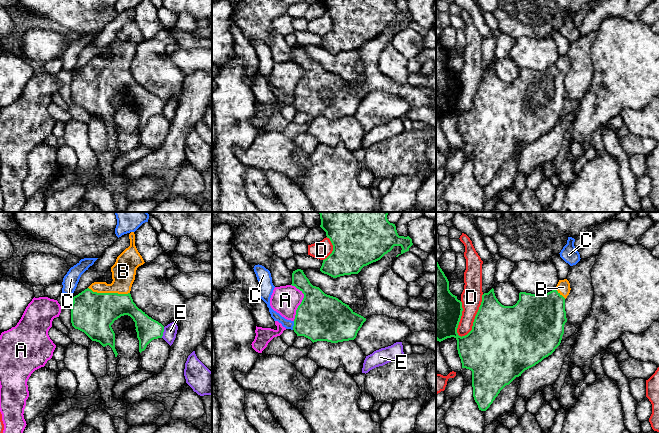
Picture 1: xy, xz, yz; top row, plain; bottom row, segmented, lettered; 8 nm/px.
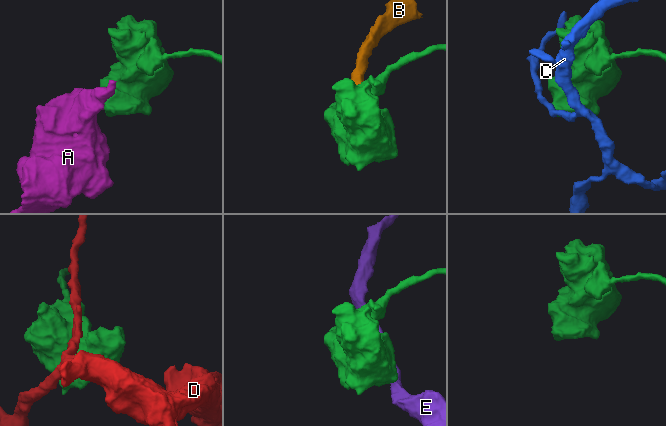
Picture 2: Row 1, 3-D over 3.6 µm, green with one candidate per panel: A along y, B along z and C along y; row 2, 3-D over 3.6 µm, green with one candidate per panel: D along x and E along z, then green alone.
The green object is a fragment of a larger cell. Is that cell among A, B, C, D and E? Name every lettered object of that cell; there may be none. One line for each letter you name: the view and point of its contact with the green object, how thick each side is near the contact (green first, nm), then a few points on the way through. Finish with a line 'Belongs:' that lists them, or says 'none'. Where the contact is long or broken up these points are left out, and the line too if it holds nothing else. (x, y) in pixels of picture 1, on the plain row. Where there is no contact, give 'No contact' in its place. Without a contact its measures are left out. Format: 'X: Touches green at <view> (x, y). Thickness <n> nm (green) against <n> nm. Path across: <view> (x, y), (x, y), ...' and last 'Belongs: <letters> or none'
B: Touches green at xy (109, 69). Thickness 340 nm (green) against 190 nm. Path across: xy (93, 89), (109, 69), (123, 55), (123, 47)
Belongs: B

